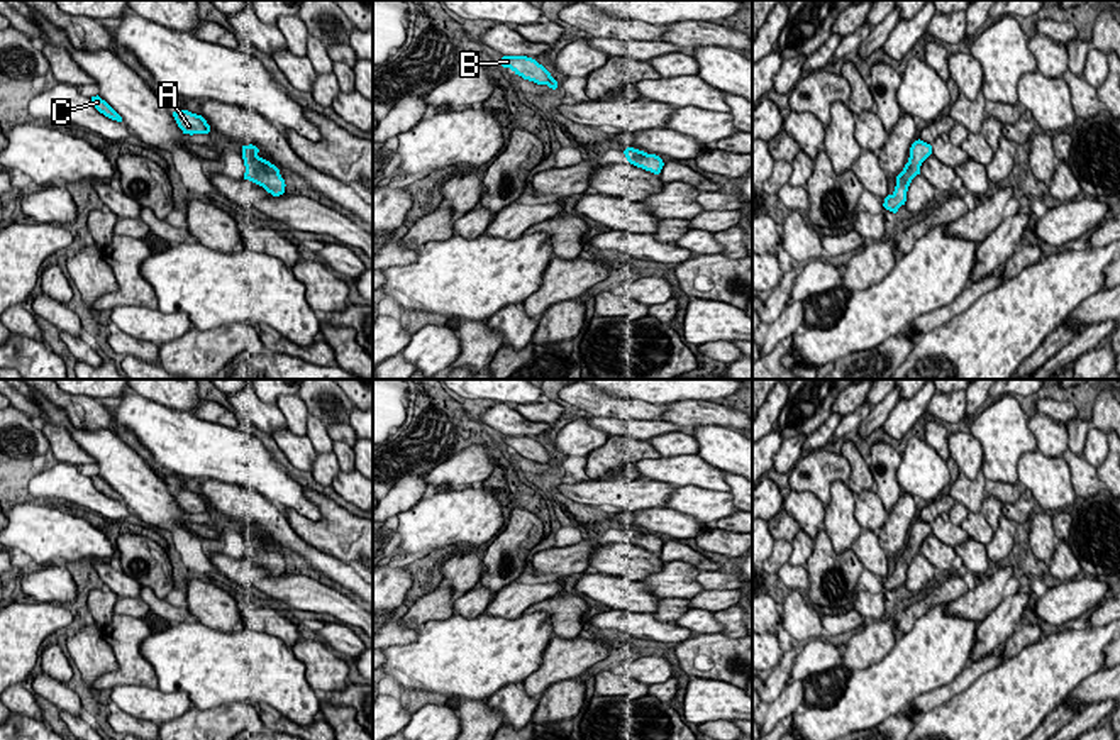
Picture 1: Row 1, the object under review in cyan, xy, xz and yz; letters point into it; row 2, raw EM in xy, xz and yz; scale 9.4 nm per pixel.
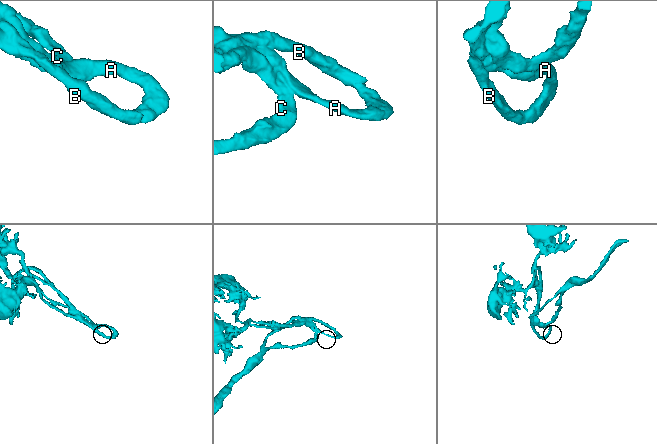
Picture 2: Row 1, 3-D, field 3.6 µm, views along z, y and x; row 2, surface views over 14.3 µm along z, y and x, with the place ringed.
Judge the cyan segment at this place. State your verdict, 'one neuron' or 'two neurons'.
one neuron

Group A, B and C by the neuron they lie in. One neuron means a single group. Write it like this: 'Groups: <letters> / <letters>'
Groups: A B C

